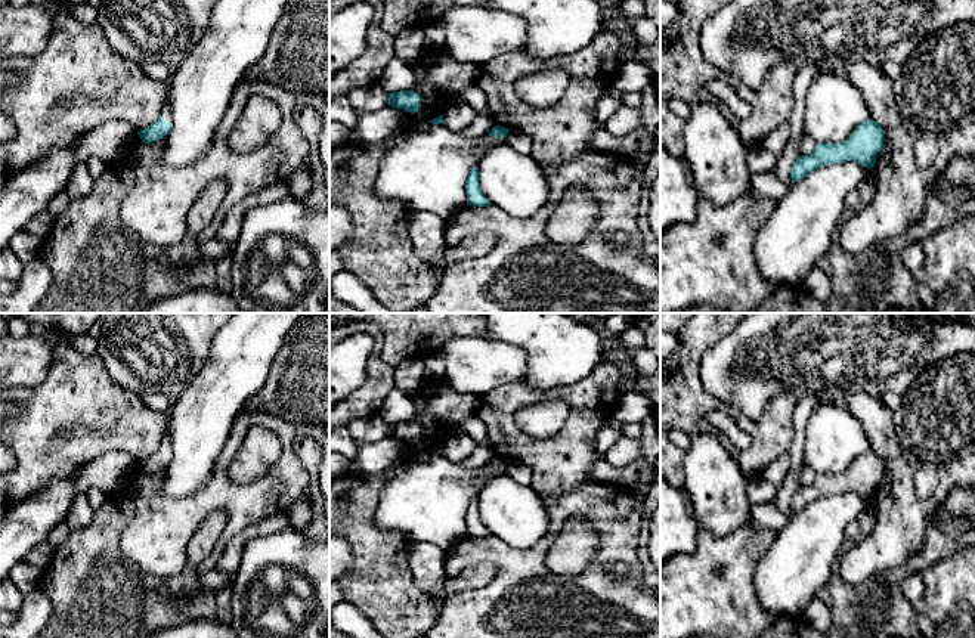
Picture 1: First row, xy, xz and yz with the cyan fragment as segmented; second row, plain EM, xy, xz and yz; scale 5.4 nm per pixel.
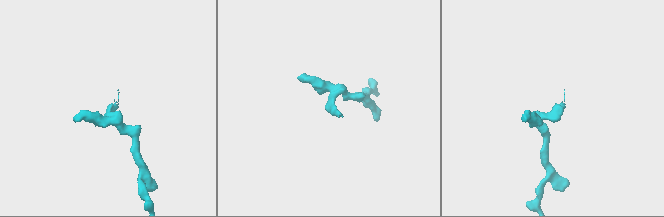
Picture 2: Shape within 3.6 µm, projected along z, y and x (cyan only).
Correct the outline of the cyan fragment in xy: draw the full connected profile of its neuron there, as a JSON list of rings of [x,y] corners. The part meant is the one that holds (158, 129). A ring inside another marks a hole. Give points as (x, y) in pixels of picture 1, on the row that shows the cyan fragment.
[[[165,97],[164,106],[158,120],[154,121],[149,127],[137,131],[137,134],[143,140],[143,143],[152,143],[152,142],[157,142],[158,139],[165,137],[170,130],[171,130],[171,114]]]

